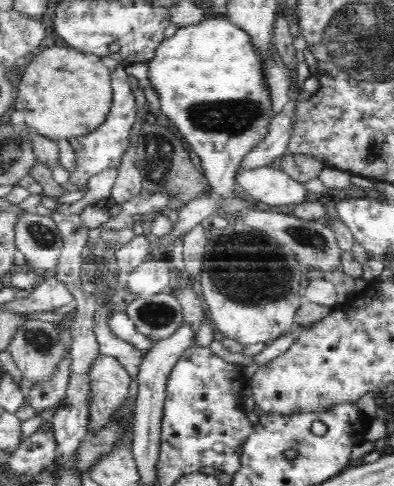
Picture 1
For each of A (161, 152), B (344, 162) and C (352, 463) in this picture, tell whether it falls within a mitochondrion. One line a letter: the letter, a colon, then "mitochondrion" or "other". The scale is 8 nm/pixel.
A: mitochondrion
B: other
C: other

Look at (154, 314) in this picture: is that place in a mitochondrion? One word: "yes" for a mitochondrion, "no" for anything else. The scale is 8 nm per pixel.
yes

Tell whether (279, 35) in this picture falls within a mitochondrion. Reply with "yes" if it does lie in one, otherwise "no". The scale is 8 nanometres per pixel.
no

